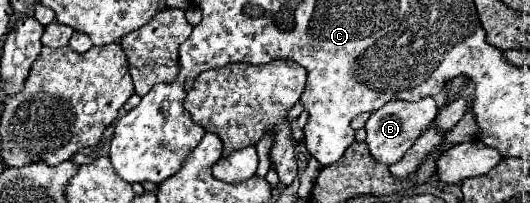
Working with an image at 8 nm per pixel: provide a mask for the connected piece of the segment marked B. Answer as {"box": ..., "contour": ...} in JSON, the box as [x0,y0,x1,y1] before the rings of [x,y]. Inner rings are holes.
{"box":[365,98,437,166],"contour":[[[423,98],[419,102],[403,102],[403,100],[387,102],[377,112],[373,112],[365,124],[367,130],[365,142],[369,146],[371,156],[387,166],[399,162],[407,154],[407,150],[417,142],[417,138],[429,128],[435,114],[437,114],[437,104],[433,98]]]}

